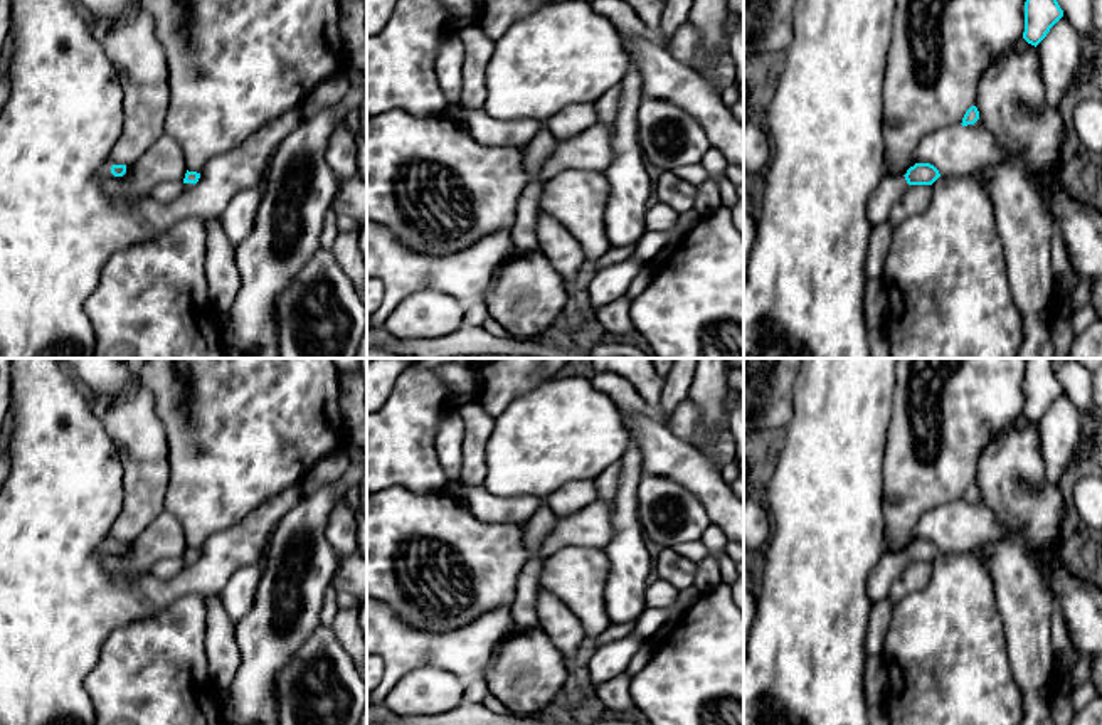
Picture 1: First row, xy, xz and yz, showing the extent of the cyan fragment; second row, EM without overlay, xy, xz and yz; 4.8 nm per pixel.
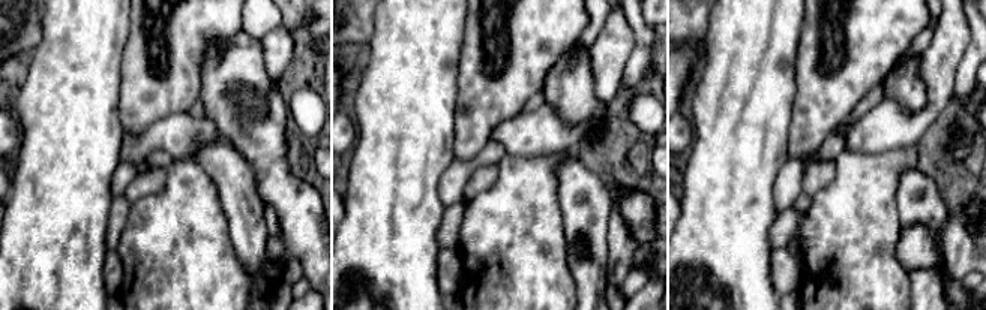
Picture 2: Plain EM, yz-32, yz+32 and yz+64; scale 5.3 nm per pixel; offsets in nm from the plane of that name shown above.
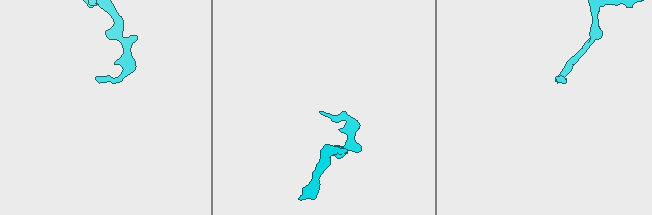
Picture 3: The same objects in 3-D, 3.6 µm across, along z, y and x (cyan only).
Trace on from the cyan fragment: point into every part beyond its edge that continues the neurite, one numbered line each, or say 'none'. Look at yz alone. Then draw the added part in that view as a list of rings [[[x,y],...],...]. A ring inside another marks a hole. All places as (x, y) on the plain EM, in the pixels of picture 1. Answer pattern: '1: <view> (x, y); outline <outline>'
1: yz (890, 566); outline [[[885,552],[880,557],[866,582],[866,592],[873,604],[890,597],[892,584],[905,570],[907,564],[905,553]]]

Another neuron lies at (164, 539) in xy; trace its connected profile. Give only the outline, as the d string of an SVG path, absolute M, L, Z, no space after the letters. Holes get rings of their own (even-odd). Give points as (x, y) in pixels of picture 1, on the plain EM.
M163 511L138 538L126 542L123 553L106 555L106 572L111 577L140 577L163 558L183 558L185 532L180 521Z

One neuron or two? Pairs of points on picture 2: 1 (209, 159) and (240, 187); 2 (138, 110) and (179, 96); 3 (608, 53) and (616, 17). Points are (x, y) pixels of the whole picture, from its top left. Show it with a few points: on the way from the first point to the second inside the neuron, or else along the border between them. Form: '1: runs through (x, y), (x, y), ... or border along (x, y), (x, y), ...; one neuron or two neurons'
1: runs through (216, 163), (233, 180); one neuron
2: runs through (149, 99), (152, 96), (168, 96); one neuron
3: runs through (614, 44), (616, 26); one neuron

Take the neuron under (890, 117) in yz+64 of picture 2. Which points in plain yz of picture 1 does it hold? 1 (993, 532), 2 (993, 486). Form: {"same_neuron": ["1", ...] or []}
{"same_neuron": ["1"]}

